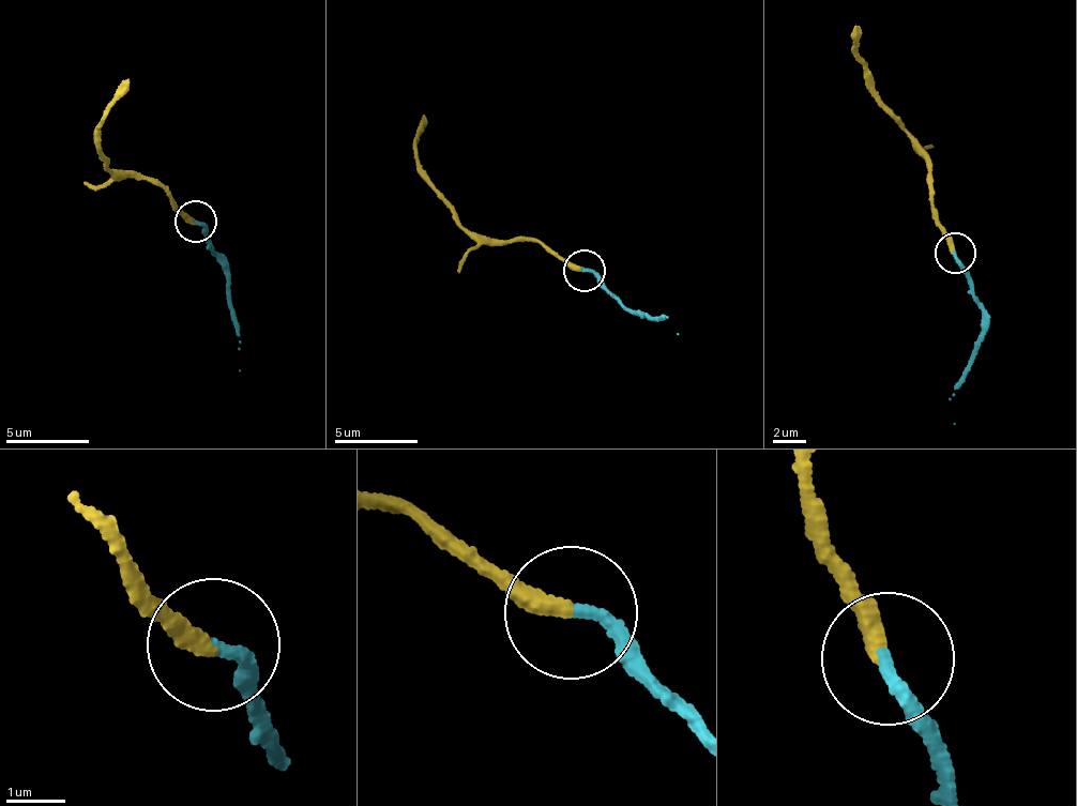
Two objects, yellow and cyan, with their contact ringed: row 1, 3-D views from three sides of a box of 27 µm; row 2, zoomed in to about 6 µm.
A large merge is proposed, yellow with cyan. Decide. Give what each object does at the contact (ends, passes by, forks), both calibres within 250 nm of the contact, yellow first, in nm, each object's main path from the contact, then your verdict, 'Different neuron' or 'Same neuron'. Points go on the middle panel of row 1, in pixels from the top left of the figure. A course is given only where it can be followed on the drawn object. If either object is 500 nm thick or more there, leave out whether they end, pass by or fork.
At the ring yellow ends. At the ring cyan ends. Thickness 320 nm (yellow) against 240 nm. Course of yellow: (582, 271), (556, 252), (521, 240), (481, 241), (459, 222), (454, 210), (431, 188), (413, 153), (422, 115). Course of cyan: (582, 271), (635, 312), (656, 322), (668, 316), (677, 334). Same neuron

